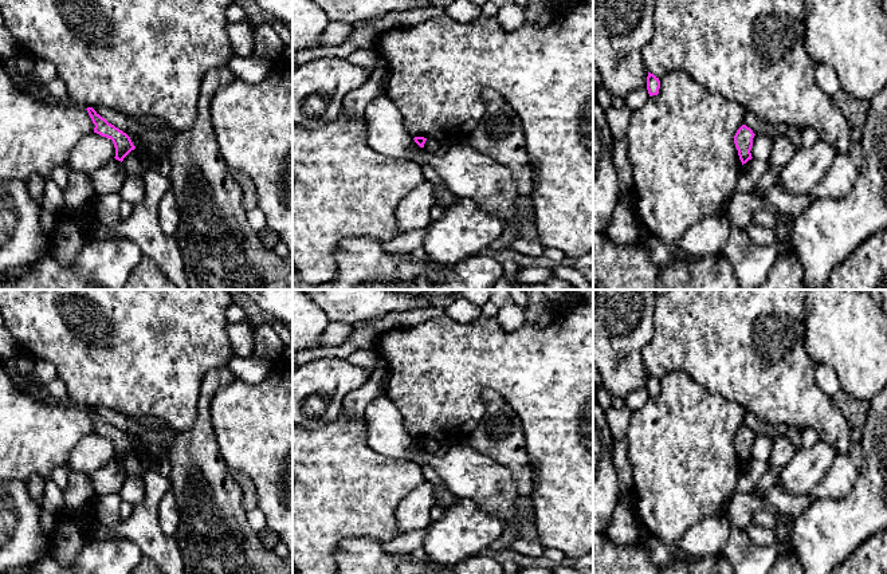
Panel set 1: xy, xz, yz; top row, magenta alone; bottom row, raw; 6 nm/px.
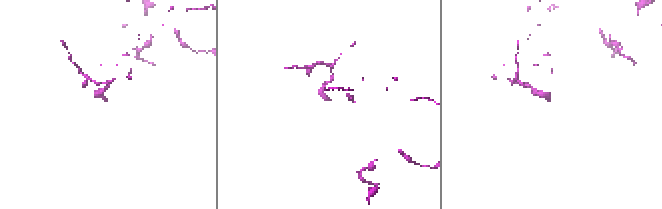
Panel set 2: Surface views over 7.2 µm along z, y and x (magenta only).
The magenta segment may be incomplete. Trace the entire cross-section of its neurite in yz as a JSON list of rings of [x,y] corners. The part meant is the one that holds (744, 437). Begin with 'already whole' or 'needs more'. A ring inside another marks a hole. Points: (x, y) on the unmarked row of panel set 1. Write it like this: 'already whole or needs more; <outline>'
already whole; [[[742,425],[734,436],[734,444],[738,451],[738,456],[742,465],[753,459],[750,451],[753,447],[754,436],[755,435],[753,433],[753,430],[747,428],[746,425]]]

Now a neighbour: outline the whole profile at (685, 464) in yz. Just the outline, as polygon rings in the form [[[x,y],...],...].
[[[672,371],[659,381],[659,394],[649,397],[628,417],[628,463],[632,468],[633,491],[637,499],[635,514],[639,523],[663,543],[674,546],[696,523],[709,516],[719,516],[719,508],[737,492],[742,463],[734,436],[743,425],[746,410],[737,402],[706,392],[684,371]]]

